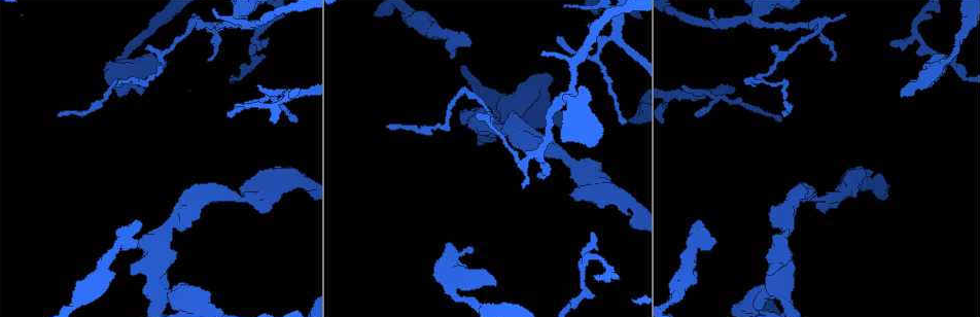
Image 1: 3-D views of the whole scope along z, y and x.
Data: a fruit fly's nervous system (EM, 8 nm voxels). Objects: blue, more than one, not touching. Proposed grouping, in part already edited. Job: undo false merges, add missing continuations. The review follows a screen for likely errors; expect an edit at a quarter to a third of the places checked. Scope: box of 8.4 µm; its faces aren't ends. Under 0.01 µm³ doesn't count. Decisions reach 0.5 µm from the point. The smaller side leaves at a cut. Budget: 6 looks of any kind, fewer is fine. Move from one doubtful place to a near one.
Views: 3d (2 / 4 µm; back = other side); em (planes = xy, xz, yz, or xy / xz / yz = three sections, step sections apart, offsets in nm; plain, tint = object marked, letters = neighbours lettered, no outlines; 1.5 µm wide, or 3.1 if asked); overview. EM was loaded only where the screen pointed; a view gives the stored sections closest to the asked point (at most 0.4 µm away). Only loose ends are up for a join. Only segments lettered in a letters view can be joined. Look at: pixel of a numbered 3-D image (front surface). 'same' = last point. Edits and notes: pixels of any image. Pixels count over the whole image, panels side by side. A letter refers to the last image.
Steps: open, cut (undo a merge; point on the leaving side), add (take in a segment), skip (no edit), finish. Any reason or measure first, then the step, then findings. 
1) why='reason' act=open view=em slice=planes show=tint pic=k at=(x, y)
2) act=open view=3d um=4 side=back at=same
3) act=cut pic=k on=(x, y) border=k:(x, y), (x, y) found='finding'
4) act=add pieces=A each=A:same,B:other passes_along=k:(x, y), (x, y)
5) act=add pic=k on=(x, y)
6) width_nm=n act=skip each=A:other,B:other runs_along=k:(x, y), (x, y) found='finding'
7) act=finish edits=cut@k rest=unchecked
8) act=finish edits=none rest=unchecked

act=open view=em slice=xy step=4 show=letters pic=1 at=(786, 291)

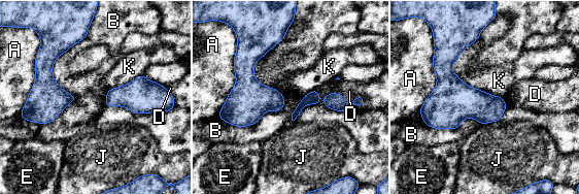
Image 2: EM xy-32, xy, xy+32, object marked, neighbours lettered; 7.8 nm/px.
act=cut pic=2 on=(313, 97) each=A:other,B:other,D:other,E:other,J:other,K:other border=2:(302, 99), (306, 104) found='two neurons meet here'

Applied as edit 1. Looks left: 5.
act=open view=overview

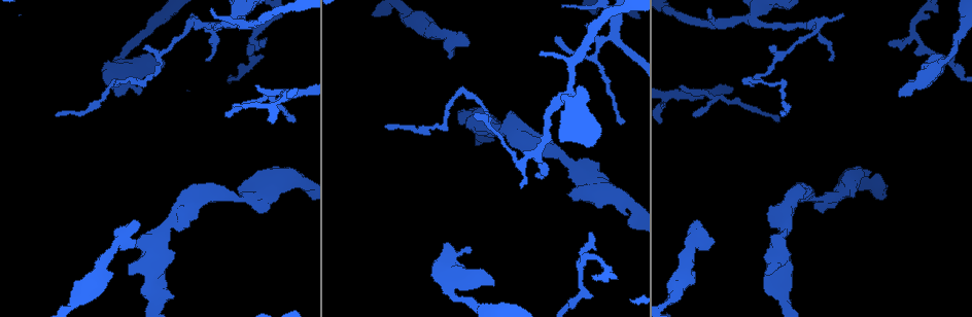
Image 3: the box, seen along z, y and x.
why='branch stops here' act=open view=em slice=xz step=4 show=letters pic=3 at=(820, 210)

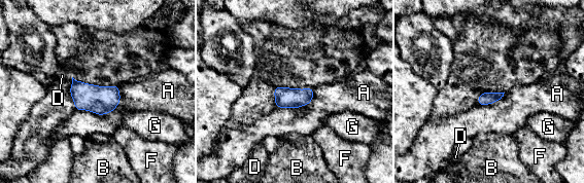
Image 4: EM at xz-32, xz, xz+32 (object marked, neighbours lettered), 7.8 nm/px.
act=open view=em slice=planes show=letters at=same

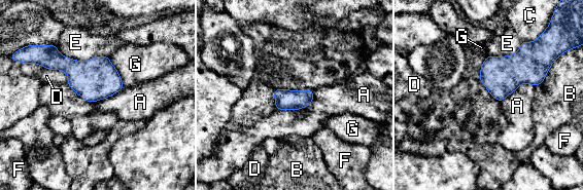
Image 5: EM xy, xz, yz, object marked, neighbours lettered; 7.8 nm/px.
longest_contact=E:420nm act=skip each=A:other,B:other,C:other,D:other,E:other,F:other,G:other border=5:(314, 92), (305, 107), (276, 109) found='none of them fits'

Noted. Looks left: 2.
why='an open end' act=open view=3d um=2 pic=3 at=(830, 58)

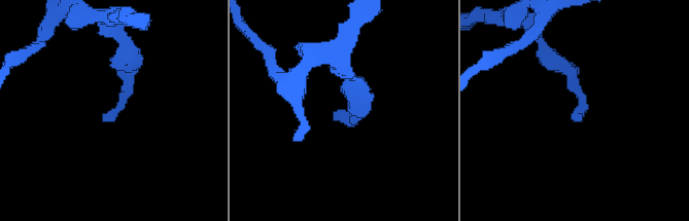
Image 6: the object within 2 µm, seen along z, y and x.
act=open view=em slice=planes show=letters pic=6 at=(102, 116)

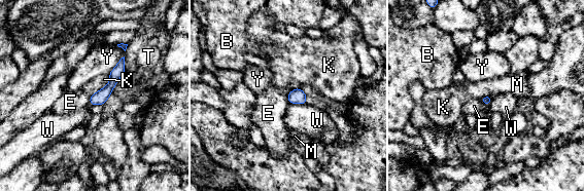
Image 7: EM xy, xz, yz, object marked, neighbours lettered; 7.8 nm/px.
width_nm=70 act=skip each=B:other,E:other,K:other,M:other,T:other,W:other,Y:other border=7:(109, 75), (109, 81), (101, 88) found='no lettered segment goes on from it'

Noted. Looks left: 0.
act=finish edits=cut@2 rest=unchecked

